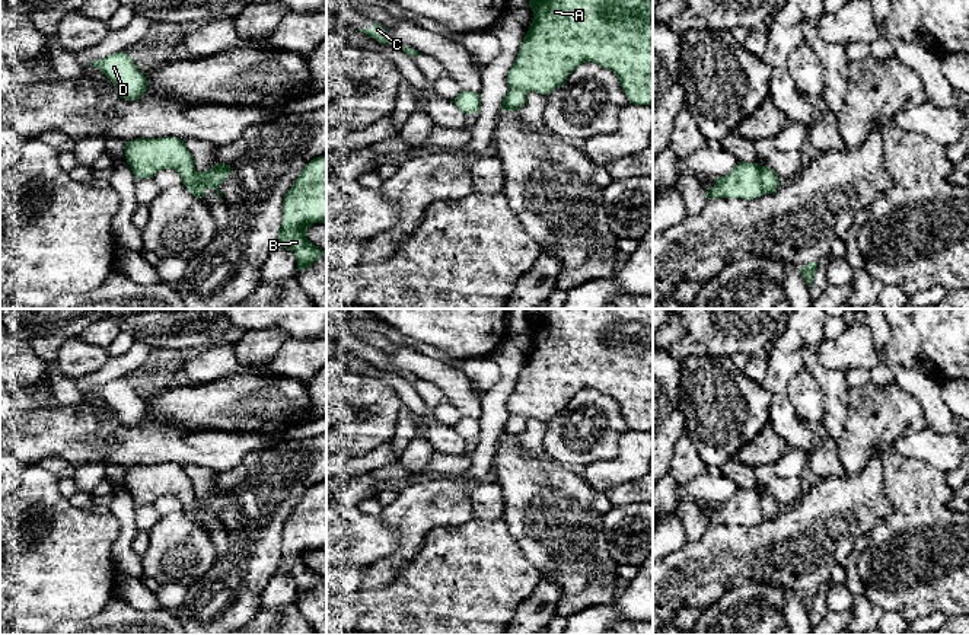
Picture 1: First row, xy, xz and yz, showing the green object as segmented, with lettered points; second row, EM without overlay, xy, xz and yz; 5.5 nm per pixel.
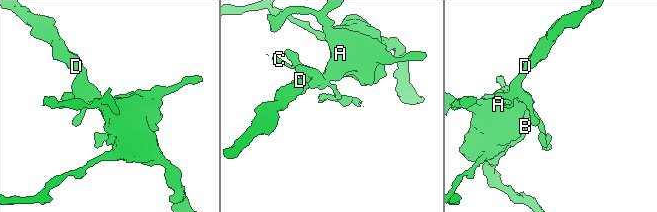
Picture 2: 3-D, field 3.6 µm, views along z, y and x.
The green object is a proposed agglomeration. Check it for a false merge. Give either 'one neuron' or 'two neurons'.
two neurons

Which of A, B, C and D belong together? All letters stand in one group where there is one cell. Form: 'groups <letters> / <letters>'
groups A B / C D

